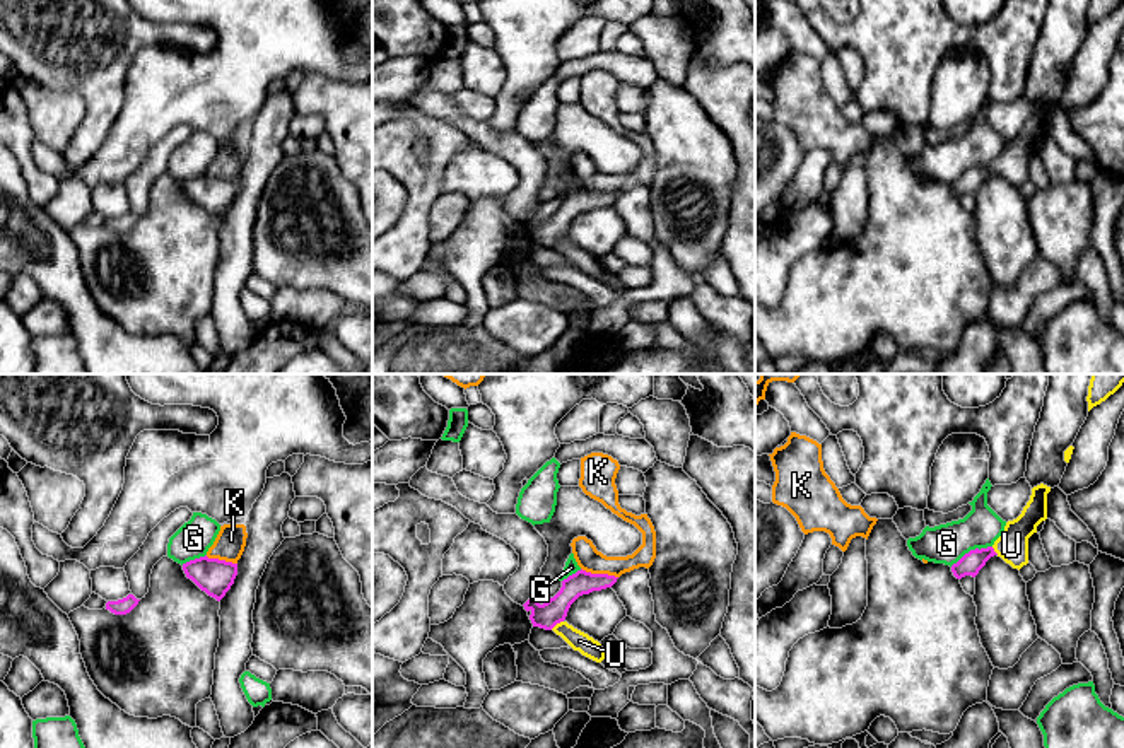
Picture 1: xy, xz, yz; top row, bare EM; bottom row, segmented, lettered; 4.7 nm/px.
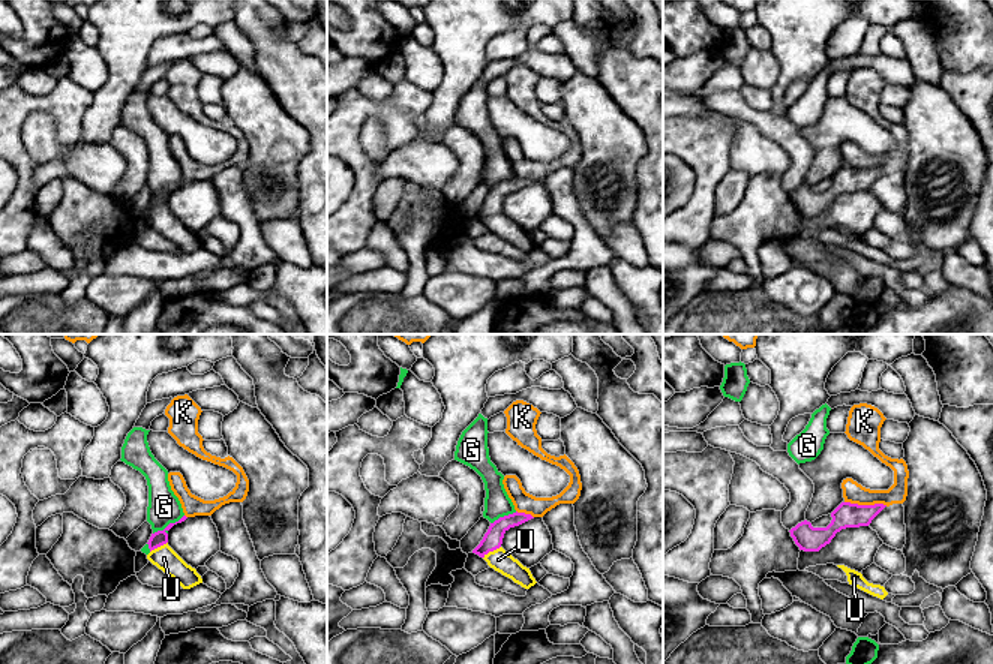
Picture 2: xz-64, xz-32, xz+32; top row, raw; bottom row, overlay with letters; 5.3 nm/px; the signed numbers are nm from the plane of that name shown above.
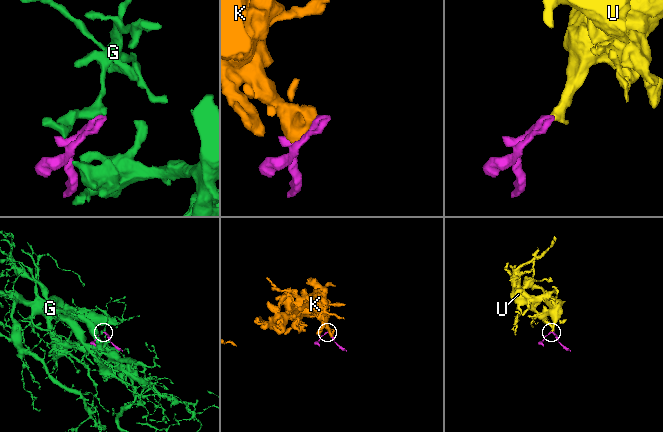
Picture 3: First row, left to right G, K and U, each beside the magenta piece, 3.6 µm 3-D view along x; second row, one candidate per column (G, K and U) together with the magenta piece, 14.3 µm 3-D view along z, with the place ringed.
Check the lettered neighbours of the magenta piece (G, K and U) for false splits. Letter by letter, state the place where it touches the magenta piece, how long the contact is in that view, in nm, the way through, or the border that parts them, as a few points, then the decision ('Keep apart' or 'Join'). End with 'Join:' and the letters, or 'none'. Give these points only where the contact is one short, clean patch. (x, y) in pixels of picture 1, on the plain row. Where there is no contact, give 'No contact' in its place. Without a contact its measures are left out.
G: Touches magenta at yz (971, 168). Shared border 220 nm. Boundary: yz (991, 163), (971, 166), (950, 183). Keep apart
K: Touches magenta at xz (600, 192). Shared border 180 nm. Keep apart
U: Touches magenta at xz (556, 241). Shared border 80 nm. Path across: xz (547, 233), (556, 241), (579, 258). Join
Join: U

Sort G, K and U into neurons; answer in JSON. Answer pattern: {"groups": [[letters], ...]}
{"groups": [["G"], ["K"], ["U"]]}

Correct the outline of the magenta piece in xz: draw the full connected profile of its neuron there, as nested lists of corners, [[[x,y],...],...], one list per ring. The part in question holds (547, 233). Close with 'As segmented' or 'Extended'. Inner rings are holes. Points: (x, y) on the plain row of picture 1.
[[[577,188],[562,198],[560,208],[550,215],[547,220],[540,222],[536,212],[533,212],[523,224],[530,229],[530,237],[533,244],[545,248],[553,248],[560,253],[574,268],[582,273],[601,280],[605,277],[605,268],[598,258],[588,251],[574,246],[565,239],[571,222],[582,212],[593,208],[601,208],[612,205],[618,195],[608,191],[591,191],[586,188]]]. Extended

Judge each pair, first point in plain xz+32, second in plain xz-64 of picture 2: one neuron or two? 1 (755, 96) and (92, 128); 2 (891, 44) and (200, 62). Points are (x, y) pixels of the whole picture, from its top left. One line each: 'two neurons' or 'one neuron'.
1: two neurons
2: two neurons

